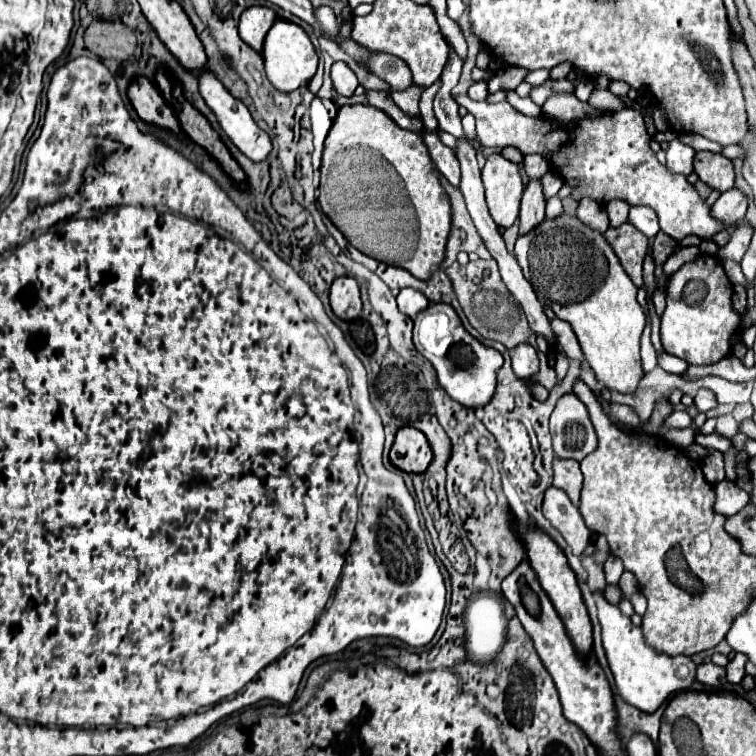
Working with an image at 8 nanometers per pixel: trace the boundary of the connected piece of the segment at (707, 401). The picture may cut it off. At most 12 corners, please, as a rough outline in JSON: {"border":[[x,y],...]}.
{"border":[[704,389],[694,397],[698,411],[718,405],[714,391]]}

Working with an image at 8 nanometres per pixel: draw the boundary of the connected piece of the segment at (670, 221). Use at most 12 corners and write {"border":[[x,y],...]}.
{"border":[[456,101],[484,147],[538,153],[602,205],[648,205],[674,237],[722,229],[650,149],[642,113],[590,123]]}

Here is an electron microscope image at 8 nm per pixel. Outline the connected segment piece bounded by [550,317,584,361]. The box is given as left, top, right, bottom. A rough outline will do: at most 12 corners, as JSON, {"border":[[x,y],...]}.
{"border":[[554,317],[550,327],[562,351],[584,361],[570,323]]}

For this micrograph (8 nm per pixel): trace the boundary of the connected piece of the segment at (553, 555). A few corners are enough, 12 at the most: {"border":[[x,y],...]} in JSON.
{"border":[[516,525],[568,637],[586,657],[592,623],[576,575],[540,529]]}

